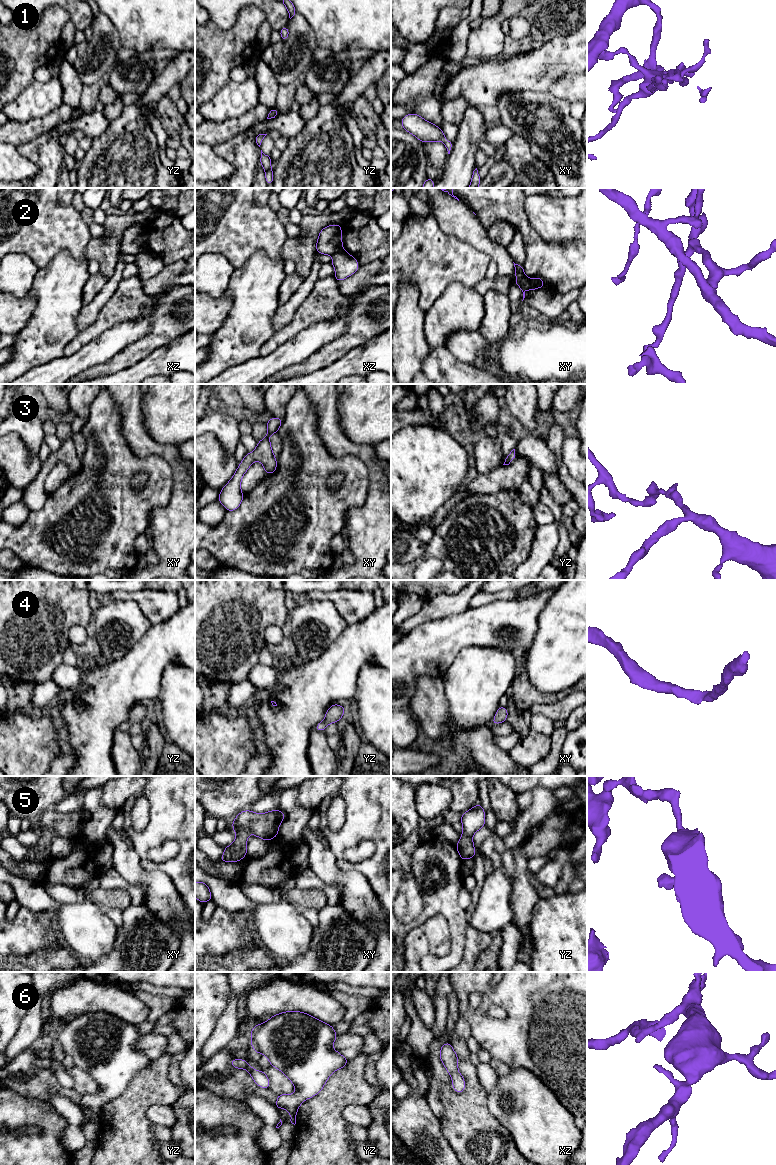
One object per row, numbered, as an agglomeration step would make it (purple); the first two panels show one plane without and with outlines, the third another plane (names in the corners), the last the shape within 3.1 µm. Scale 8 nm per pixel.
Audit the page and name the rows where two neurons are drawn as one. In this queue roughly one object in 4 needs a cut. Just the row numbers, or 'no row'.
2

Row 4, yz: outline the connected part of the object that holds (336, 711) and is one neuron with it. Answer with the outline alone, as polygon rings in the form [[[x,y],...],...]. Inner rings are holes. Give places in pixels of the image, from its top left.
[[[338,704],[330,706],[329,710],[326,711],[325,719],[315,726],[315,730],[324,731],[329,723],[335,723],[339,721],[345,712],[345,708]]]

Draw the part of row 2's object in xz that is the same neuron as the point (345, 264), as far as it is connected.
[[[345,251],[333,255],[331,263],[335,268],[335,279],[337,282],[354,274],[359,267],[358,261]]]

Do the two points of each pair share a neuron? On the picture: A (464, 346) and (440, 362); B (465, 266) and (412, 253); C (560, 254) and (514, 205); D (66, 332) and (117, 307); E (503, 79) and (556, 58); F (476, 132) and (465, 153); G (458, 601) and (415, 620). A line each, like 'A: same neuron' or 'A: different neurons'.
A: different neurons
B: same neuron
C: same neuron
D: different neurons
E: same neuron
F: same neuron
G: same neuron

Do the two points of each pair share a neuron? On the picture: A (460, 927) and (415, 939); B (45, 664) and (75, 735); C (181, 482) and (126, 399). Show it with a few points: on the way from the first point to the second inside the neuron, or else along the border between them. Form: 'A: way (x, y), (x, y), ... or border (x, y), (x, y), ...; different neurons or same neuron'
A: border (438, 913), (448, 925), (447, 953); different neurons
B: border (62, 662), (50, 678); different neurons
C: way (172, 459), (153, 448), (132, 427), (132, 422); same neuron

